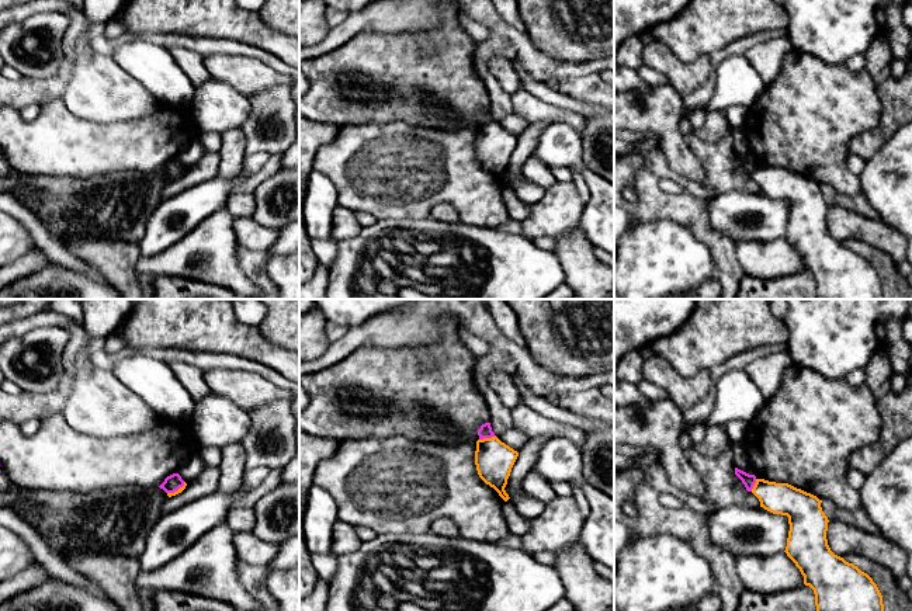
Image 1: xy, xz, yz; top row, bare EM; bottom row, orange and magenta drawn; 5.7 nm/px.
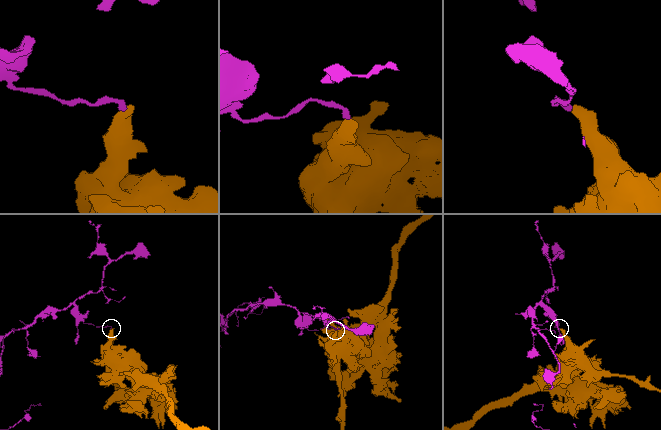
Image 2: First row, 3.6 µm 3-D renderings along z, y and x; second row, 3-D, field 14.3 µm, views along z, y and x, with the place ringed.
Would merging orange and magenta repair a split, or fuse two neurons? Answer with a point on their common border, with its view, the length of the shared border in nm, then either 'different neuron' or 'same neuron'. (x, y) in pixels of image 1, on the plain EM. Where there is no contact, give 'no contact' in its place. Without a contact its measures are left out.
xz (486, 124) | 100 nm | different neuron

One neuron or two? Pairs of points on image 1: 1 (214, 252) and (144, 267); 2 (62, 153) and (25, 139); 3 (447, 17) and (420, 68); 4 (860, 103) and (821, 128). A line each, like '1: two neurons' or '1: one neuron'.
1: one neuron
2: one neuron
3: one neuron
4: one neuron

